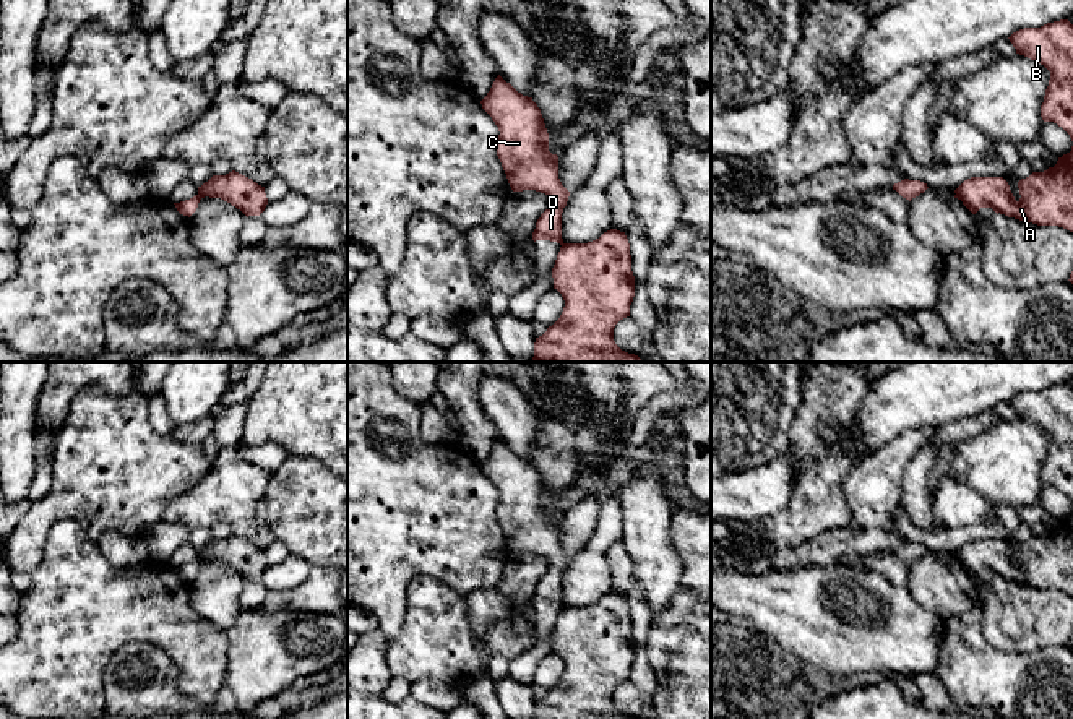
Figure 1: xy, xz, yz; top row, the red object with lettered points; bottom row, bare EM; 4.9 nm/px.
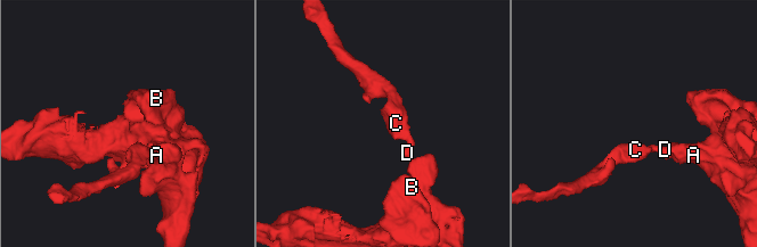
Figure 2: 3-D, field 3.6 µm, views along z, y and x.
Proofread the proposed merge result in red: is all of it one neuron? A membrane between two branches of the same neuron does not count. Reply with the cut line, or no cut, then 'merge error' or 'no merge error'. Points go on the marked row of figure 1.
cut in xy along (198, 193), (200, 198); merge error

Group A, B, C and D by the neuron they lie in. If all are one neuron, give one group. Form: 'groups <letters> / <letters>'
groups A B / C D

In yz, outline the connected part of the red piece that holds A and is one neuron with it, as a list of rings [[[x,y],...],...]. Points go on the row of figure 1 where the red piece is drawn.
[[[1073,146],[1070,153],[1058,157],[1054,167],[1021,179],[1018,188],[1021,198],[1016,201],[1003,177],[971,177],[954,193],[972,214],[980,208],[992,208],[997,214],[1000,213],[1037,226],[1058,226],[1073,232]]]

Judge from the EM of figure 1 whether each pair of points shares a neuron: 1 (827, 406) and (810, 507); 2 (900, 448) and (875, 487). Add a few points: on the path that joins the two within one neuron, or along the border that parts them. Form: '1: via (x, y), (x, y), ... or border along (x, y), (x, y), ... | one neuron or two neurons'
1: via (822, 430), (817, 435), (818, 482) | one neuron
2: via (893, 458), (879, 477) | one neuron

